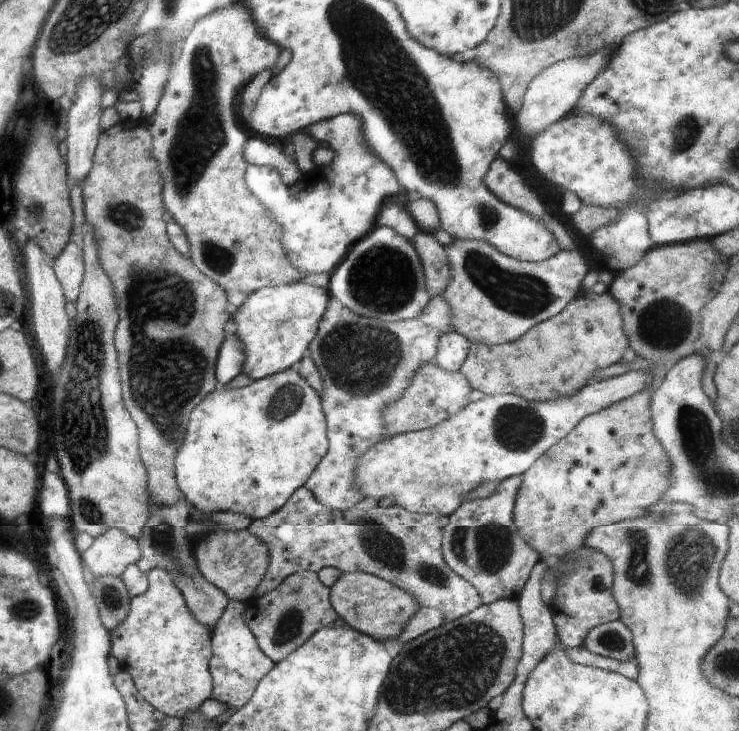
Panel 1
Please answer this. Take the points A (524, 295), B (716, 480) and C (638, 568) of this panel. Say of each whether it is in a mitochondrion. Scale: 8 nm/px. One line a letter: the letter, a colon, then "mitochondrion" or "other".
A: mitochondrion
B: mitochondrion
C: mitochondrion

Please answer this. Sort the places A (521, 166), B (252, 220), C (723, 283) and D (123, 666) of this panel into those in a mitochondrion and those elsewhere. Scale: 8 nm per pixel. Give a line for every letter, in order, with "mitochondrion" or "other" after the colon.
A: other
B: other
C: other
D: other

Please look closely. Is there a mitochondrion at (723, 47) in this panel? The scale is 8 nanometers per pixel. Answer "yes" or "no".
no

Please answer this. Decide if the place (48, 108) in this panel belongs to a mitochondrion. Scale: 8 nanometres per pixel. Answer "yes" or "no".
no

